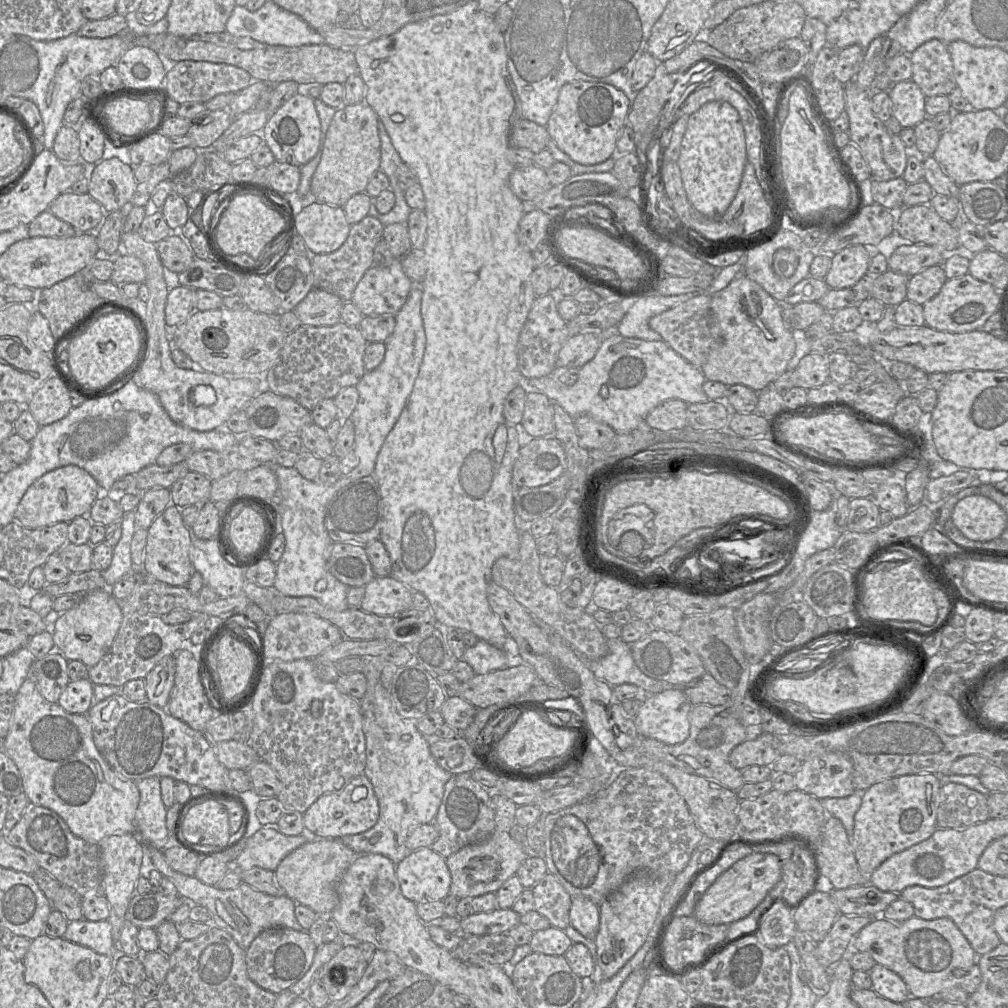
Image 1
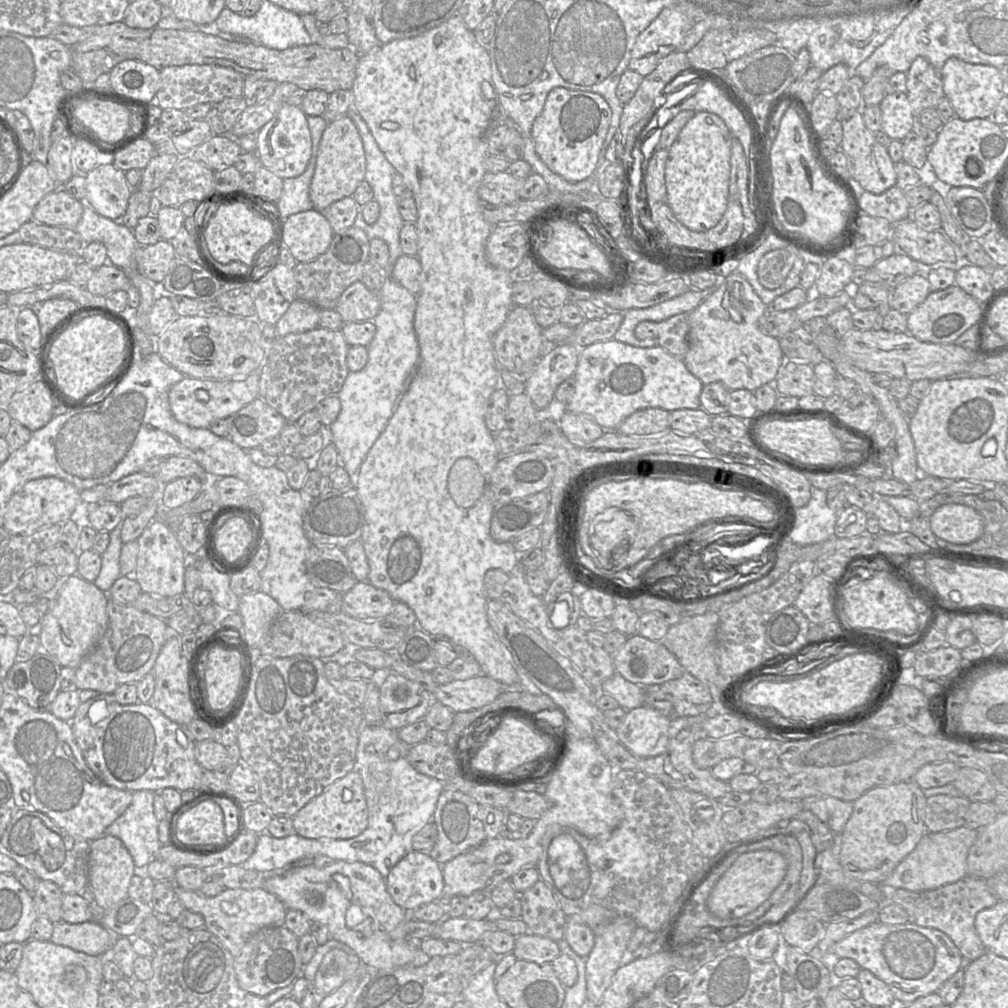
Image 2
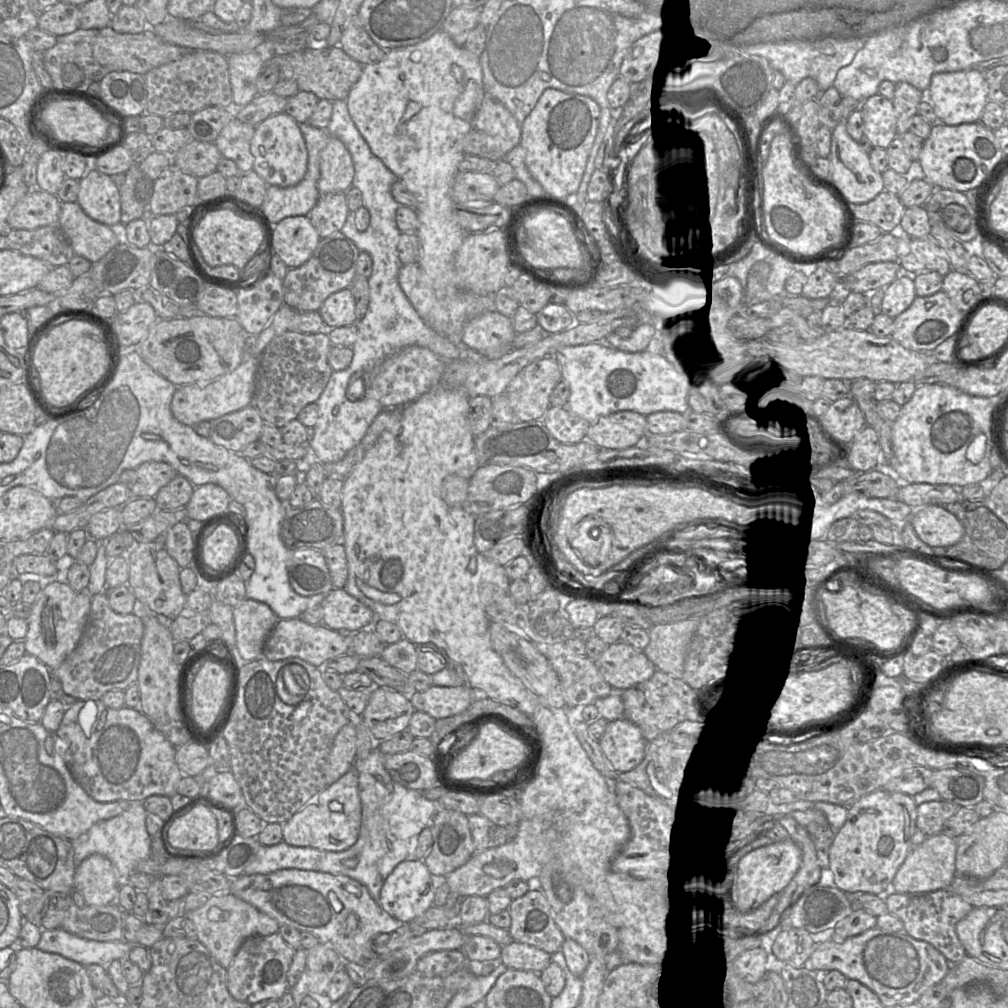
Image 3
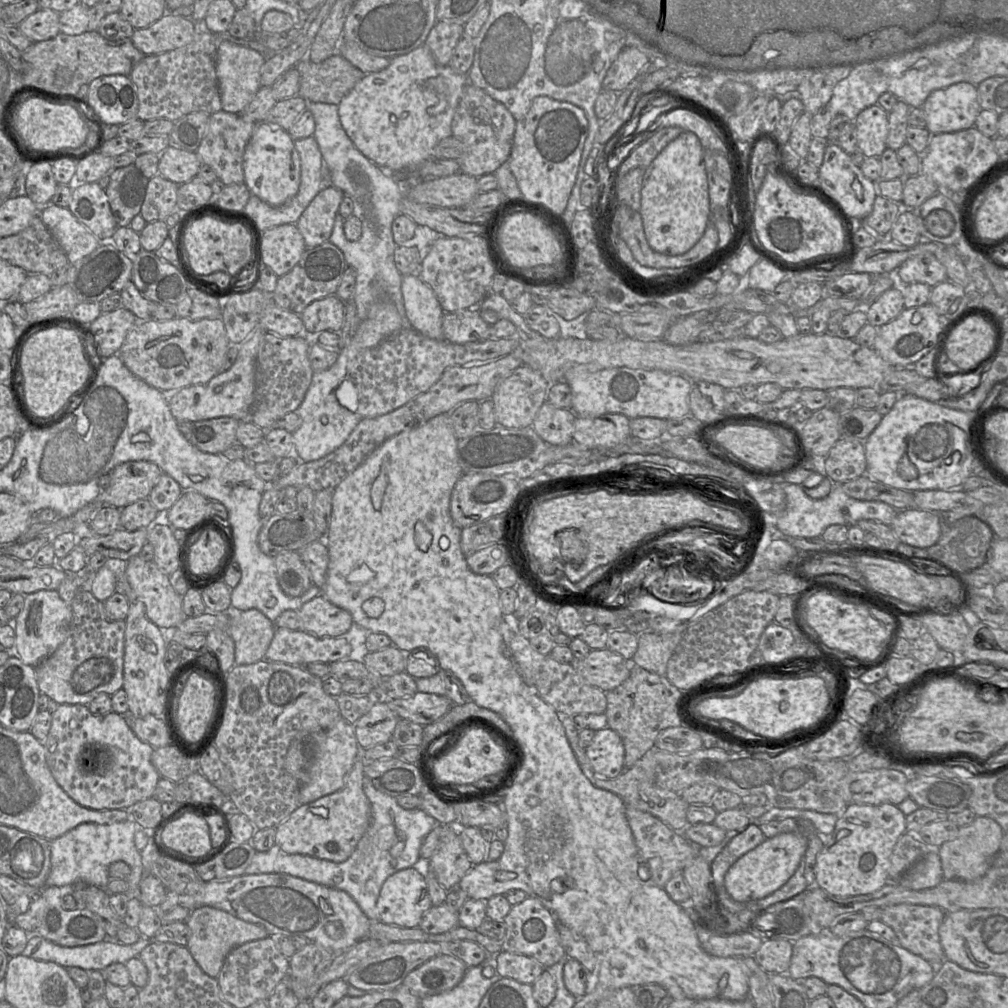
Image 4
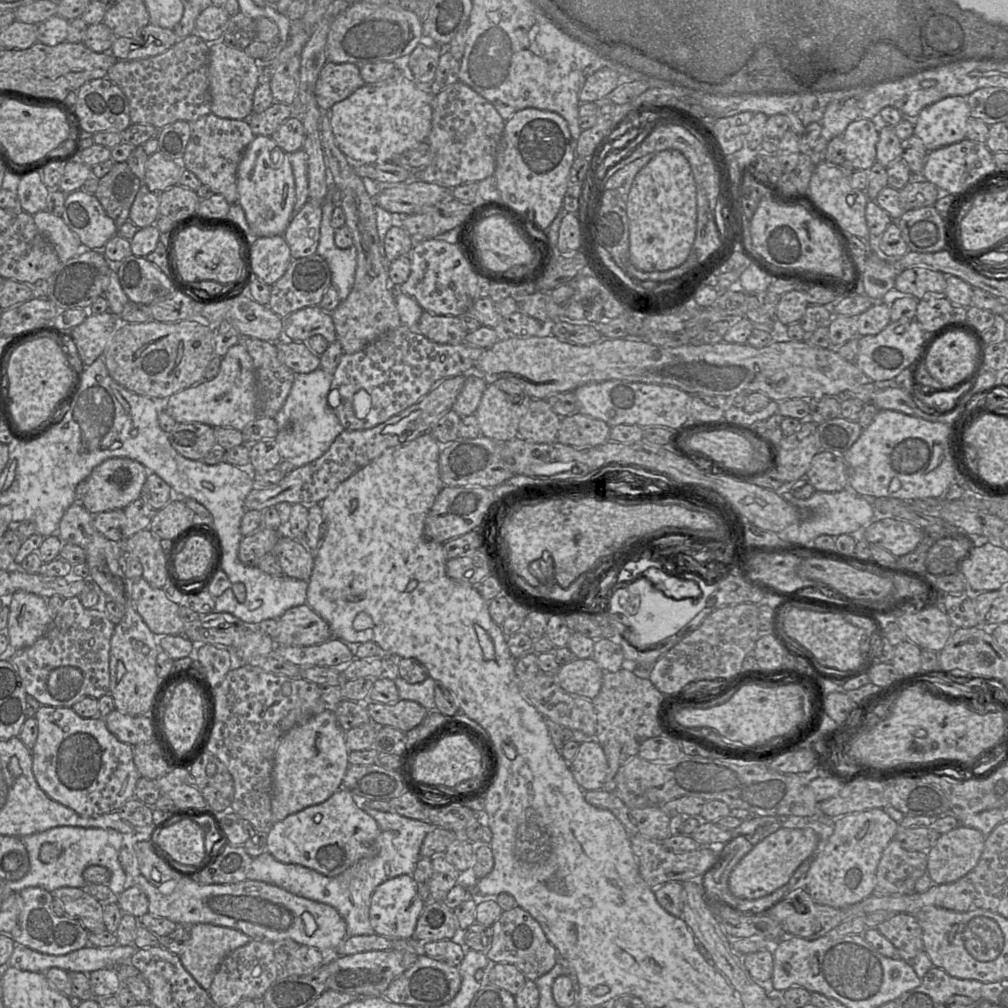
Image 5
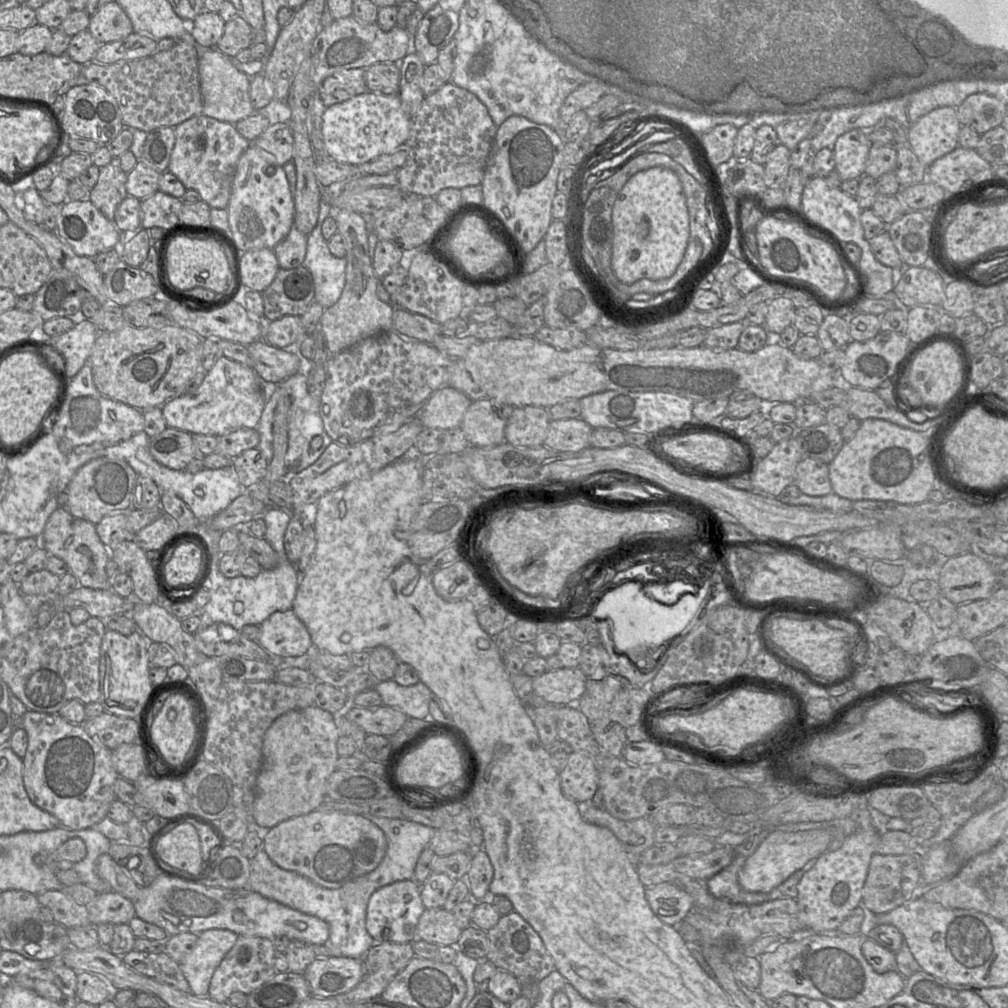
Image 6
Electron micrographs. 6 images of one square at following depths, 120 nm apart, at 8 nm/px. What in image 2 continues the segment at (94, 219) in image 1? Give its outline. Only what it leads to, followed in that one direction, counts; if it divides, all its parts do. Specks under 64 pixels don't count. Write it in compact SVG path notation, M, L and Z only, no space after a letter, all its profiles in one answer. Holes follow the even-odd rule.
M58 188L41 199L33 211L32 219L47 226L75 229L85 205L84 200L77 200L63 188Z

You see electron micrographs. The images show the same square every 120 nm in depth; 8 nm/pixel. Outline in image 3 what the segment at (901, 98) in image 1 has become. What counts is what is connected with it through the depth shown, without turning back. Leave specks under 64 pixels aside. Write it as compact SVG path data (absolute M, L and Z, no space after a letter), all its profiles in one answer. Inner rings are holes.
M876 94L862 103L860 111L864 123L864 138L870 148L887 148L897 137L893 101Z

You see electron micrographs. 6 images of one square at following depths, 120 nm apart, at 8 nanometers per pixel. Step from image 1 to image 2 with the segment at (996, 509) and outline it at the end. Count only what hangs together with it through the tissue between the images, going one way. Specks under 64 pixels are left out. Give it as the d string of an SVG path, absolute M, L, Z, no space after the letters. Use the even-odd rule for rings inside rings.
M962 504L938 507L930 516L929 525L935 538L953 544L969 544L984 532L983 516Z

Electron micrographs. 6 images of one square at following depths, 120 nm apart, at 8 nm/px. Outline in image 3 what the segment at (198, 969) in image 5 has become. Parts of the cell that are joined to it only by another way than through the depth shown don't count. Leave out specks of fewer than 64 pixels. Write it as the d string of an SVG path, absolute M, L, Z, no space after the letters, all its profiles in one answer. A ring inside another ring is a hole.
M228 891L211 895L204 905L185 913L185 916L195 925L196 939L208 948L225 969L230 966L244 940L277 933L280 927L274 918Z

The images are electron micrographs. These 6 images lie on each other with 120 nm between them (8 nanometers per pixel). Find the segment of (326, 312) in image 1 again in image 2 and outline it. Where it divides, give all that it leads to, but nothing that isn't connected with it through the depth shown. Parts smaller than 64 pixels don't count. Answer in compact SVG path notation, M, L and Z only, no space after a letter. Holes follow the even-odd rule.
M296 299L294 302L291 303L288 310L281 317L281 319L275 324L274 326L275 337L282 338L289 334L303 333L309 330L319 328L321 310L325 309L320 309L311 303Z

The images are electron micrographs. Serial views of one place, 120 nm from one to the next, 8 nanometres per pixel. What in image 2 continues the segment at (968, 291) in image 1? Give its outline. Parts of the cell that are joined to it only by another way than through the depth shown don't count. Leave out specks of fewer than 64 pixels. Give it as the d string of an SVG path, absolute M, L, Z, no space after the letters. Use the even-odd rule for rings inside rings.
M955 284L942 290L931 291L926 299L907 315L906 331L920 341L937 344L954 343L961 334L976 323L980 314L980 305L980 302Z

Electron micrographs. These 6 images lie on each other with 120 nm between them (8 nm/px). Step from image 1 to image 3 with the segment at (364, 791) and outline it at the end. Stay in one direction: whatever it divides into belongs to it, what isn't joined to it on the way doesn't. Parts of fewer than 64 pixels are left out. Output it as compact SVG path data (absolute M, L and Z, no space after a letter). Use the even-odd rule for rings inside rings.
M353 766L332 785L323 789L289 820L283 823L283 841L291 846L306 846L319 850L340 852L358 840L362 820L359 795L359 774Z

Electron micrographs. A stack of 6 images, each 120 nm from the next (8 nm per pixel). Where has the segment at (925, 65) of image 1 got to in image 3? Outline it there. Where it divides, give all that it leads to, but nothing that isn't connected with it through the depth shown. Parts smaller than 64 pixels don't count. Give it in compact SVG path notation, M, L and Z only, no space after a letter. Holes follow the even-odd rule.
M901 82L896 85L893 106L897 118L897 136L909 131L911 121L917 114L918 106L925 98L925 93L907 82Z

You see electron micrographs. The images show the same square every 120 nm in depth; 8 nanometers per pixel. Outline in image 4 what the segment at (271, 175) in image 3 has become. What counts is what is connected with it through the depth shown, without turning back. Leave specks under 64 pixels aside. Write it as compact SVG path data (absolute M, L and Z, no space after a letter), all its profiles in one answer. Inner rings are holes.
M266 122L256 124L243 157L244 183L252 195L271 206L282 206L298 191L300 167L295 141L288 131Z

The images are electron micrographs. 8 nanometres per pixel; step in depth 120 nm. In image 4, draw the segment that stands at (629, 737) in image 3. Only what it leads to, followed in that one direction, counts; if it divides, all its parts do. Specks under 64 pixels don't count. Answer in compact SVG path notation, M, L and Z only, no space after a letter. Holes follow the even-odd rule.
M605 727L595 732L591 743L585 748L587 758L592 770L608 778L616 778L624 770L625 749L620 735L609 727Z

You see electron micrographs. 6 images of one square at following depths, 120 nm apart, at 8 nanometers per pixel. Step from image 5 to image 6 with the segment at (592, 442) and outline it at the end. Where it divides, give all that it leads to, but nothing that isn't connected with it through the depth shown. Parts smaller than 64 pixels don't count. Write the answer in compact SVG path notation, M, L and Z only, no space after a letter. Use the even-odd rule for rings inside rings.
M581 418L552 420L543 446L560 452L577 452L591 446L593 428Z

